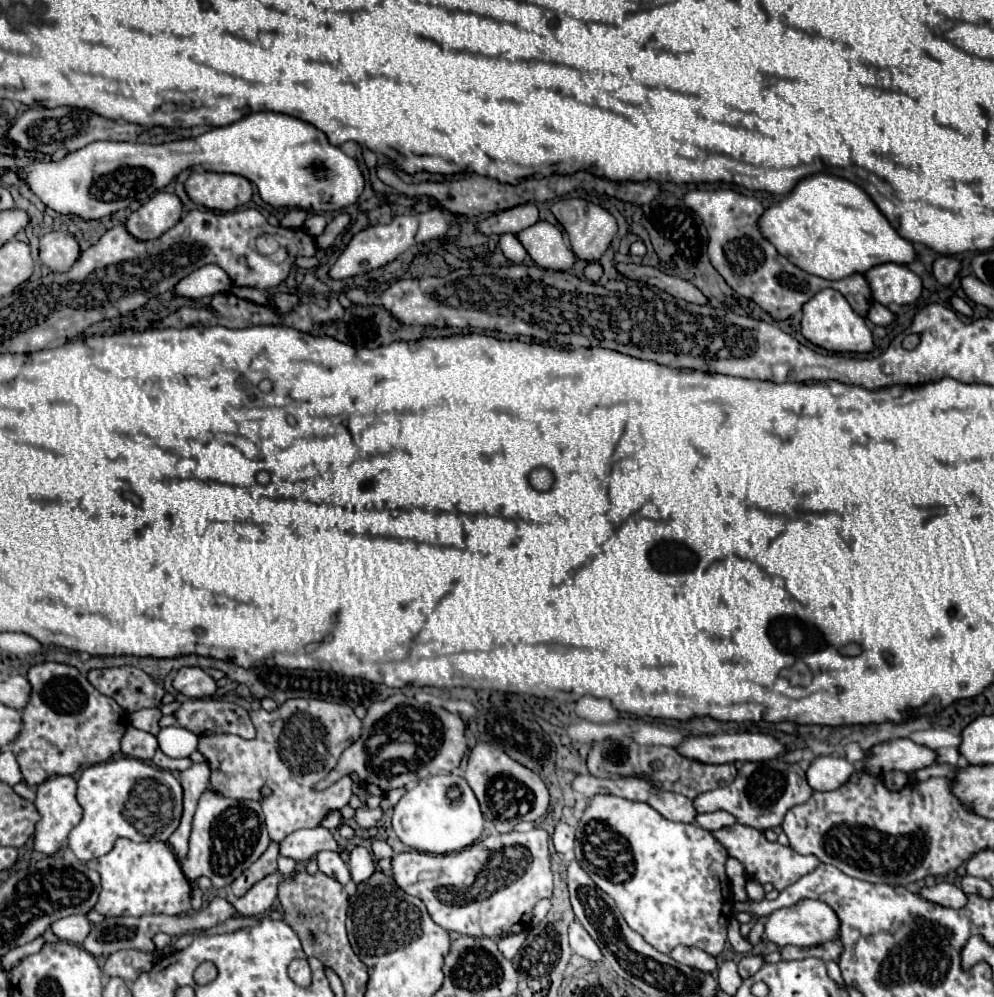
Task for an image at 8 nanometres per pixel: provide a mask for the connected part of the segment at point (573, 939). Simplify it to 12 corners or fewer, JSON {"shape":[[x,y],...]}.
{"shape":[[580,925],[568,927],[574,953],[598,963],[602,959],[598,945]]}

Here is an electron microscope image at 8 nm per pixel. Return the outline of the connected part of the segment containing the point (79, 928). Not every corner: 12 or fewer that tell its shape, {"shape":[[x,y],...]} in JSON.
{"shape":[[86,915],[54,921],[60,941],[80,945],[92,923]]}

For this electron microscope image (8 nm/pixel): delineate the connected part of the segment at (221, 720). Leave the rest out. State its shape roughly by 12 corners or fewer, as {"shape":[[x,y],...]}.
{"shape":[[188,699],[178,725],[198,737],[256,735],[248,711],[220,699]]}

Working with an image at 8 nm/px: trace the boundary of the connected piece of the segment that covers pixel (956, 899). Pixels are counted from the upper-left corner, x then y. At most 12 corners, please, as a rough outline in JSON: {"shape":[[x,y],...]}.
{"shape":[[946,881],[922,887],[924,899],[962,909],[968,903],[960,887]]}

